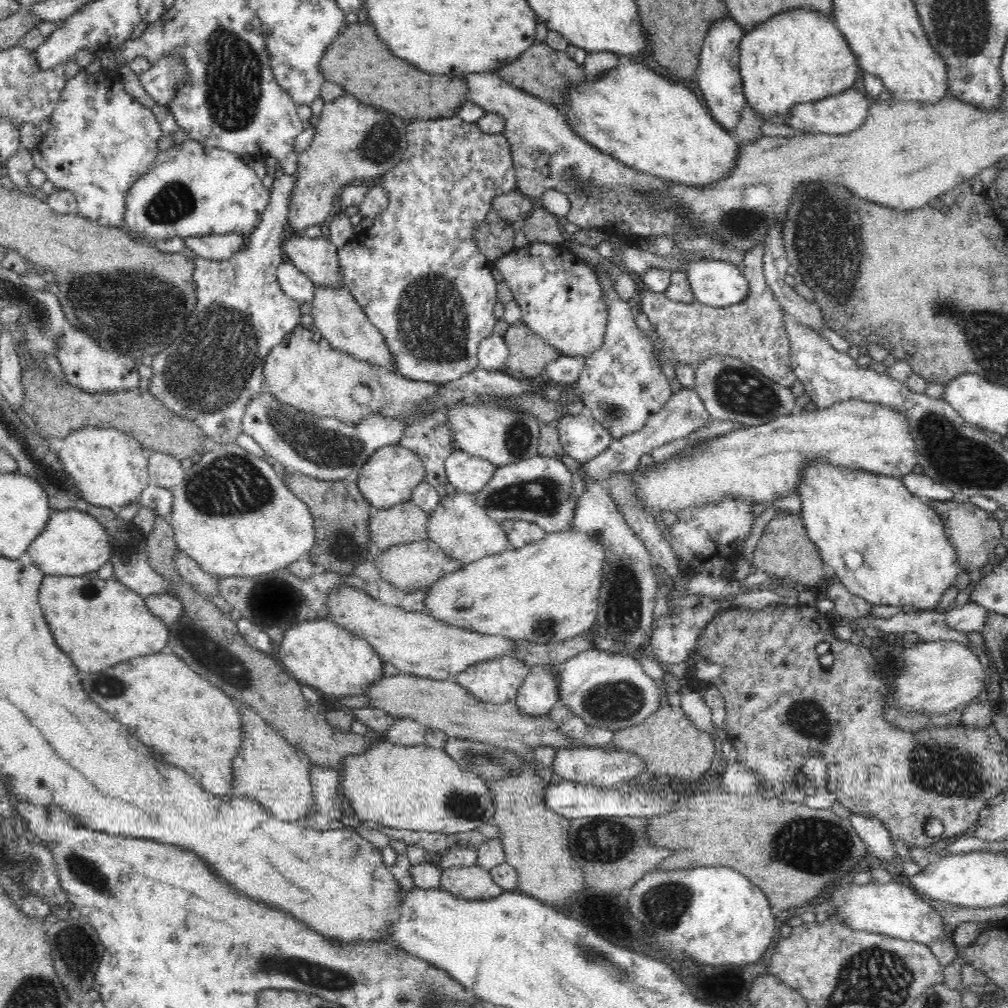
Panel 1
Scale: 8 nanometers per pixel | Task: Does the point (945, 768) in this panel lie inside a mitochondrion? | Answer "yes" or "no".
yes

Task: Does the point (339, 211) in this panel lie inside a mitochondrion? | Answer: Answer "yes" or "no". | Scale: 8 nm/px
no

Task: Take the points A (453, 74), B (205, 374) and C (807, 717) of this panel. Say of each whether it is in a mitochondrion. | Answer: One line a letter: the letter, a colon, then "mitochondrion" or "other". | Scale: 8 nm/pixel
A: other
B: mitochondrion
C: mitochondrion

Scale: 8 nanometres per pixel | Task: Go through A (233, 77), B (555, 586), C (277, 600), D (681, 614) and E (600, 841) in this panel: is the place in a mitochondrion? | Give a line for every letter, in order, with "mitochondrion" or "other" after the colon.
A: mitochondrion
B: other
C: mitochondrion
D: other
E: mitochondrion

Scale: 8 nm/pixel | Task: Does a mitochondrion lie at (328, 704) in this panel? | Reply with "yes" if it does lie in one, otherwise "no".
no

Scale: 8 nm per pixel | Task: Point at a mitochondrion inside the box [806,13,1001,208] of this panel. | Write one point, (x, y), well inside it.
(839, 69)

